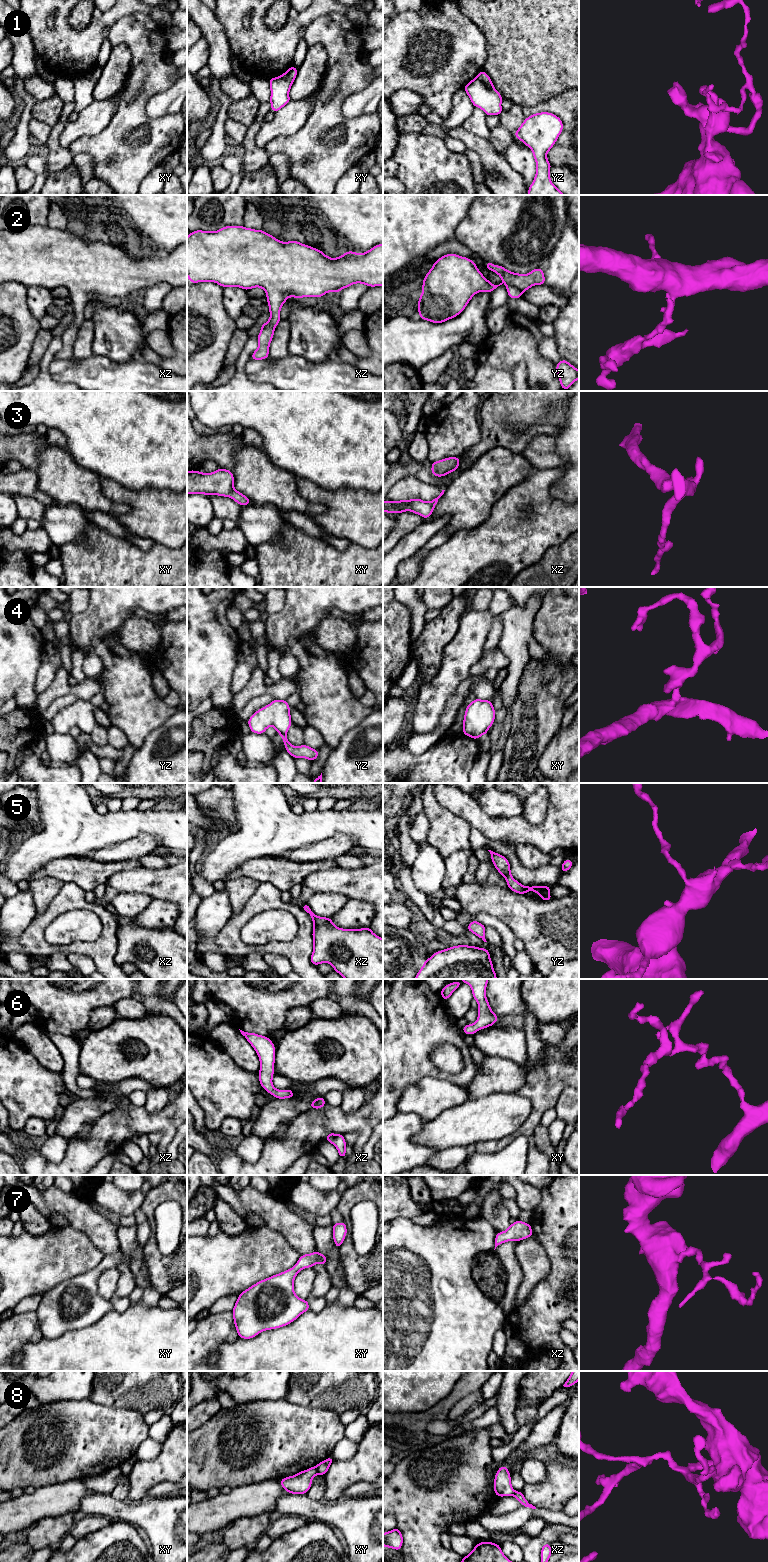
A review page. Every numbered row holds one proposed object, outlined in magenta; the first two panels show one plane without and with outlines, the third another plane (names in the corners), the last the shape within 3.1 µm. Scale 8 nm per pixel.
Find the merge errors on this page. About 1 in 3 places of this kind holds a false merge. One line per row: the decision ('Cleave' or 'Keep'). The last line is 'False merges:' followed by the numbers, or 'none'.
1: Cleave
2: Cleave
3: Keep
4: Cleave
5: Keep
6: Keep
7: Keep
8: Cleave
False merges: 1, 2, 4, 8

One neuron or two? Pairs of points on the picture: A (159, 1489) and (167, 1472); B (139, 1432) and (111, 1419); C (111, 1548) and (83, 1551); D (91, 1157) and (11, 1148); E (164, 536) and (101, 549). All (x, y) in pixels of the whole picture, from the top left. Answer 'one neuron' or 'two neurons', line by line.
A: two neurons
B: one neuron
C: one neuron
D: two neurons
E: two neurons

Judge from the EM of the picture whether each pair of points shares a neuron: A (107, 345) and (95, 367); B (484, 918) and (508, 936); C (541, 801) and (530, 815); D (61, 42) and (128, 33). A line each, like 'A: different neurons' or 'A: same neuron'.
A: different neurons
B: same neuron
C: same neuron
D: different neurons

